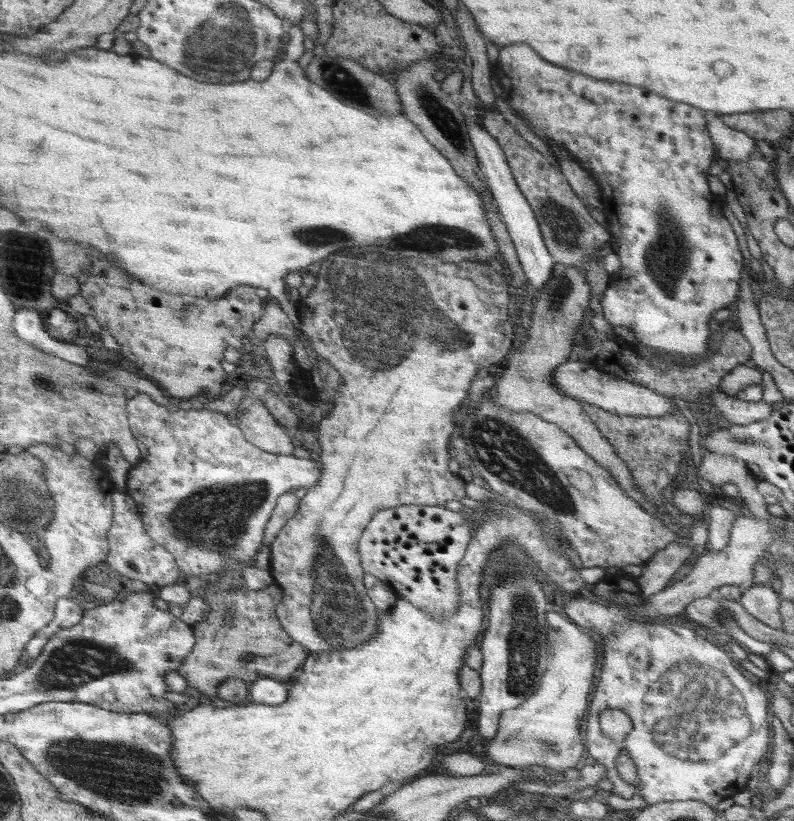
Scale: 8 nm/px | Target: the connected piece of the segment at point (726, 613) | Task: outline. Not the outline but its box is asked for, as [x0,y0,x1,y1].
[686,597,771,656]

